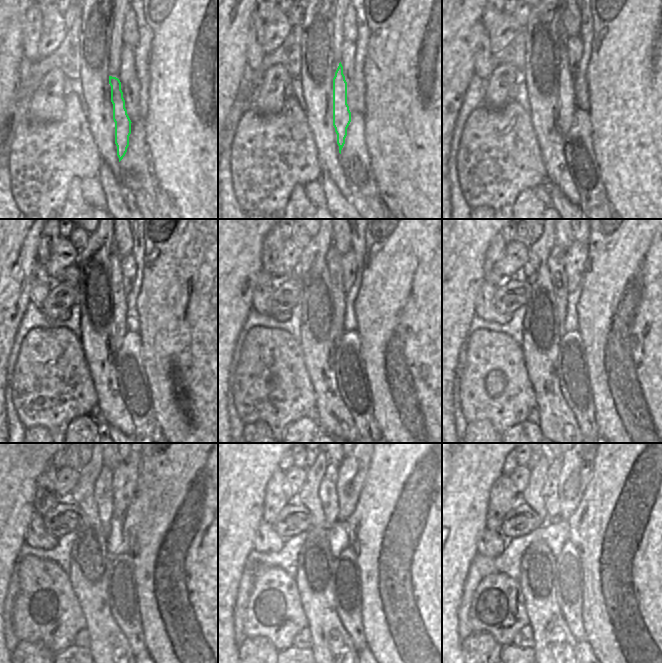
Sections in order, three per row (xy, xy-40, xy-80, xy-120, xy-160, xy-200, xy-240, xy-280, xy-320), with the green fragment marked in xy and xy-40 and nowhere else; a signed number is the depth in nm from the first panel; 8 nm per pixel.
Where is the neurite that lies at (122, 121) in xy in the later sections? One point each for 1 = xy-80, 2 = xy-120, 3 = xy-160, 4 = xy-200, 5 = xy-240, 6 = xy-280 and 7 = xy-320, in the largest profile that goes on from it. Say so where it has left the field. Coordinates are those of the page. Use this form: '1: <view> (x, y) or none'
1: xy-80 (568, 106)
2: xy-120 (120, 307)
3: xy-160 (333, 258)
4: xy-200 (556, 260)
5: xy-240 (104, 484)
6: xy-280 (327, 492)
7: xy-320 (550, 495)

